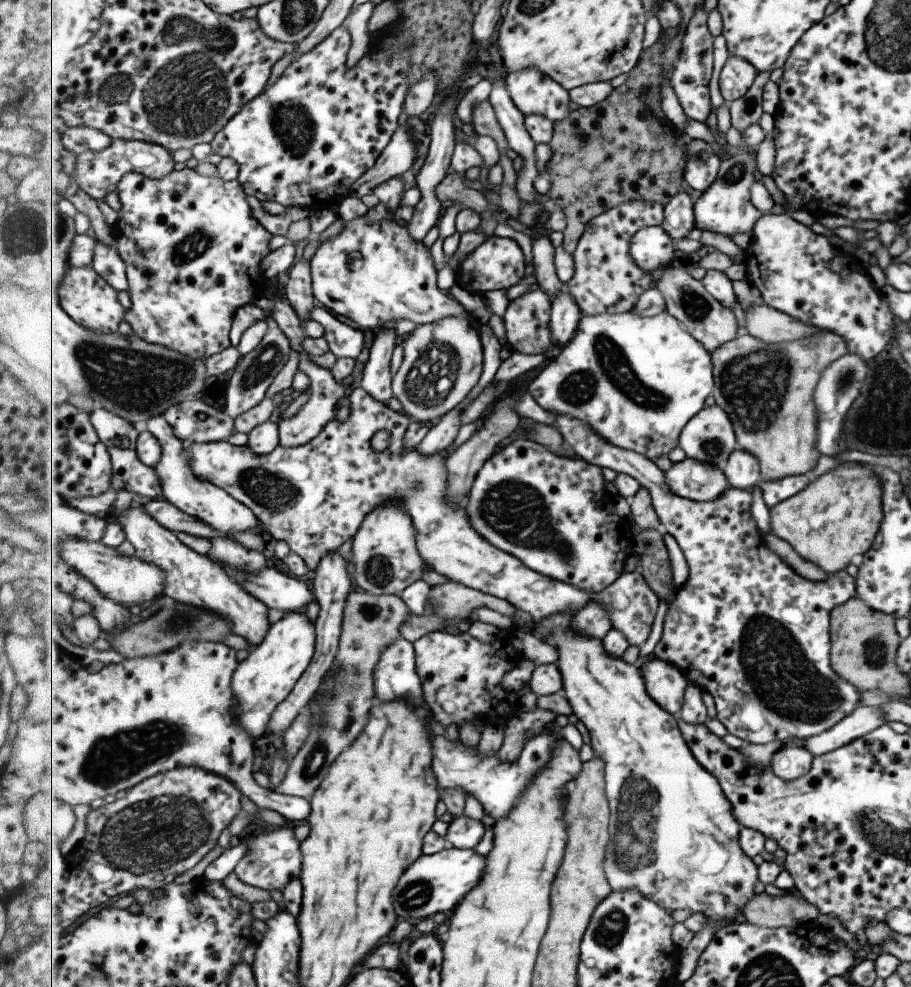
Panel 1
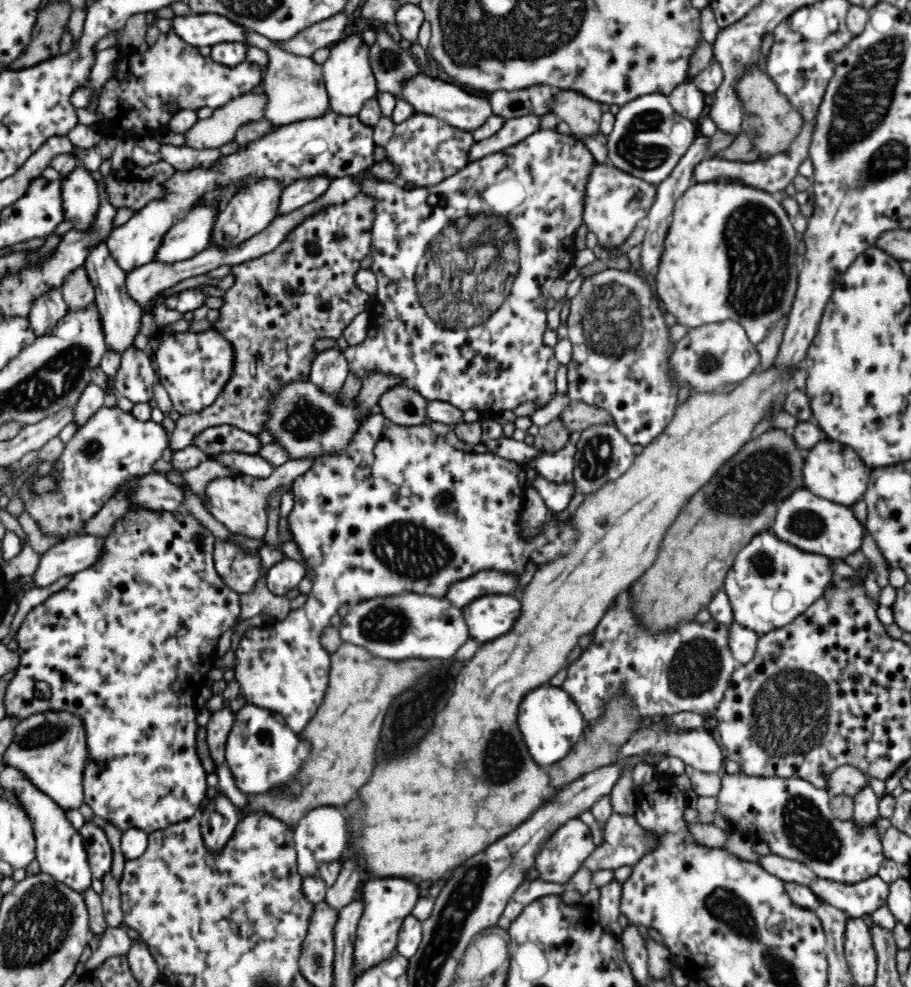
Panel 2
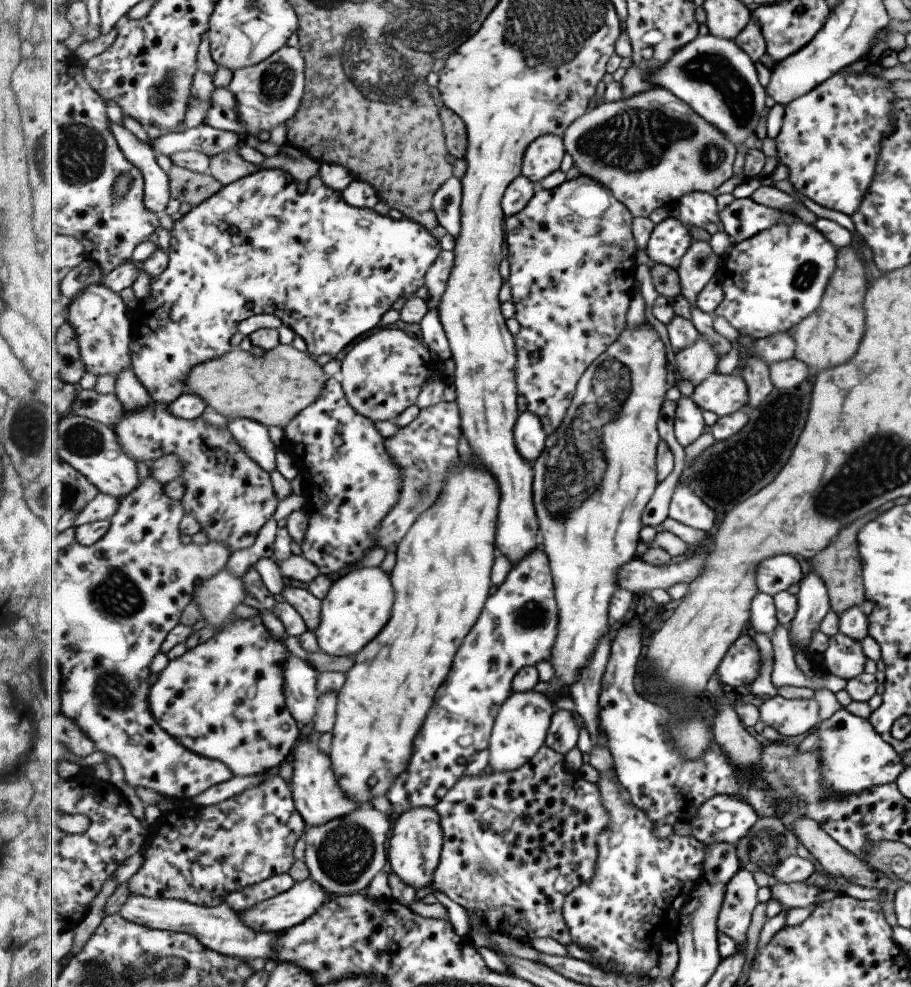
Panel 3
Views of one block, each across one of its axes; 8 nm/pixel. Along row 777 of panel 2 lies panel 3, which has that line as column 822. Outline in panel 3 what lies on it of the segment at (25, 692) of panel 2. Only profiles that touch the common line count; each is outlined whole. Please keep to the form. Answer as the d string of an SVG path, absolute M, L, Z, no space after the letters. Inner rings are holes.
M837 71L809 94L793 100L784 110L783 125L775 138L779 150L778 163L787 168L788 181L793 189L819 206L851 216L873 180L879 142L892 131L891 104L894 99L889 82L875 78L873 74Z

